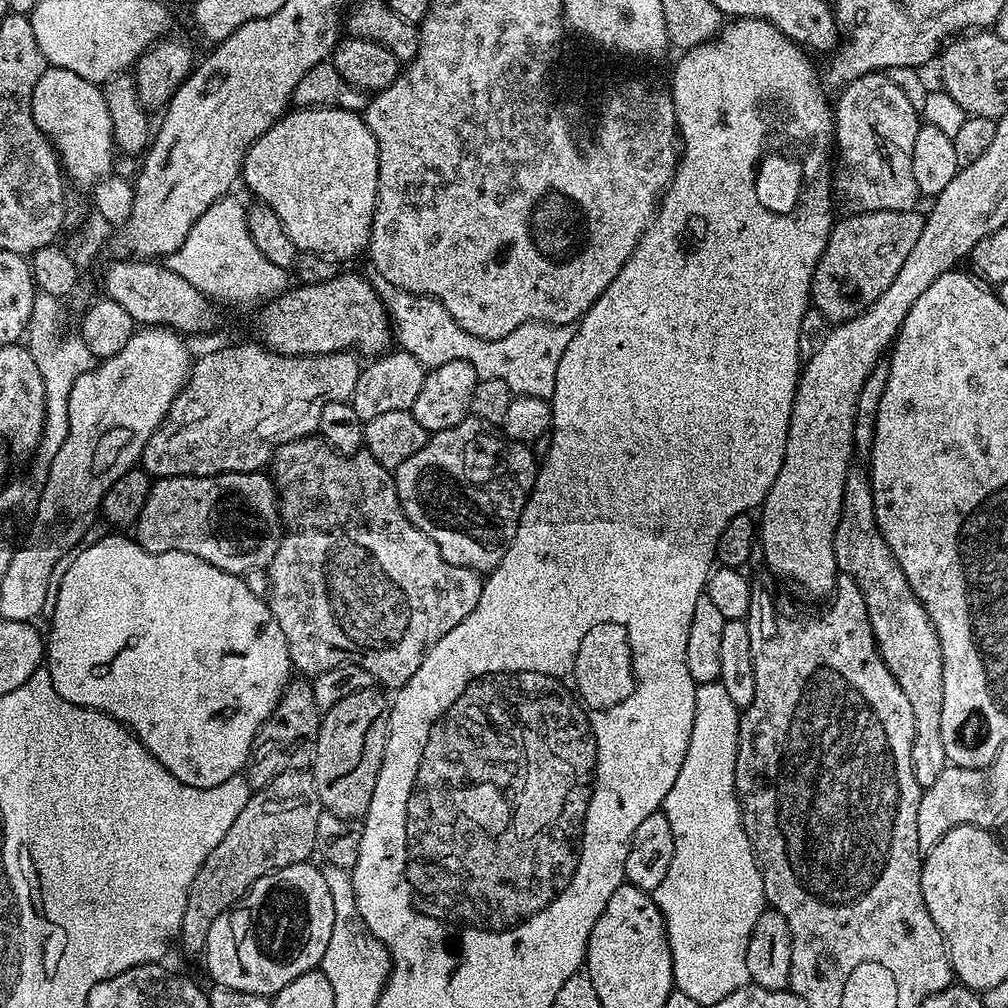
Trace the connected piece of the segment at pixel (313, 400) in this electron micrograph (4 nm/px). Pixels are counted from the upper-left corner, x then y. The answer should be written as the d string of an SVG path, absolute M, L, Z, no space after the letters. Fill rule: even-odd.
M233 342L199 359L188 373L188 383L174 398L167 418L154 430L144 447L142 467L153 478L261 471L286 442L301 440L319 429L322 406L326 406L326 402L351 401L362 367L361 361L356 361L357 353L352 350L317 356L283 356L259 342Z

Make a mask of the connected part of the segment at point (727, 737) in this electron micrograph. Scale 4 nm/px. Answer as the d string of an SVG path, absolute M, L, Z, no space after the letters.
M719 680L697 684L694 730L690 734L690 746L686 746L686 758L682 762L682 770L678 770L678 778L674 778L674 786L670 786L670 794L666 794L662 809L664 817L670 822L670 830L674 830L674 858L670 858L670 870L666 870L666 878L662 878L662 882L657 886L654 899L668 931L668 945L672 955L672 978L675 987L682 994L690 994L690 998L694 998L694 1002L698 1002L702 1006L722 1002L722 998L734 994L734 990L738 990L749 983L748 971L746 970L746 946L750 942L754 922L758 922L760 915L766 911L764 883L760 873L761 866L756 860L755 852L752 850L752 841L749 840L744 829L744 820L740 816L740 803L736 797L736 755L738 754L740 713L741 709L734 706L726 686L722 686Z

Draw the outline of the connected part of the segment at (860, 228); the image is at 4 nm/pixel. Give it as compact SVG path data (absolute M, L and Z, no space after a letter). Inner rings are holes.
M878 210L849 215L849 220L837 219L812 275L811 307L832 320L828 322L833 325L867 312L873 302L886 294L886 286L902 270L902 262L910 258L910 250L914 250L924 225L924 216L918 213Z

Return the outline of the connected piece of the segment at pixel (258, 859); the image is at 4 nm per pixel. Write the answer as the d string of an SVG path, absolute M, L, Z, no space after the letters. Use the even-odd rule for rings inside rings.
M300 771L283 772L257 787L249 795L246 806L242 806L242 814L234 818L234 826L226 830L222 842L210 850L210 858L194 874L182 929L186 951L197 954L205 951L214 918L234 907L258 878L291 864L305 863L315 853L314 829L322 809L311 771Z

